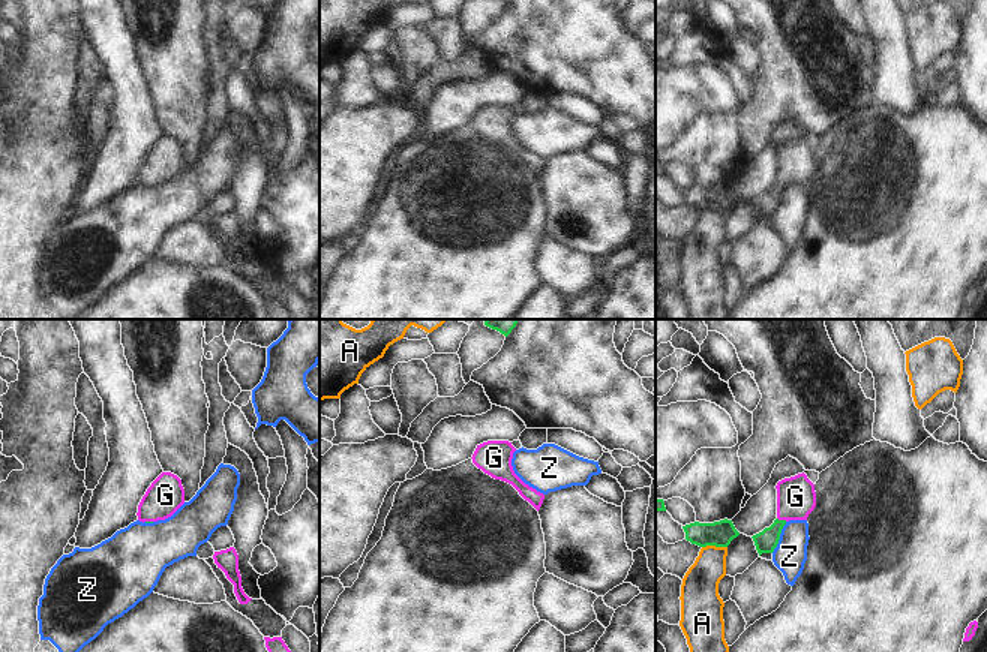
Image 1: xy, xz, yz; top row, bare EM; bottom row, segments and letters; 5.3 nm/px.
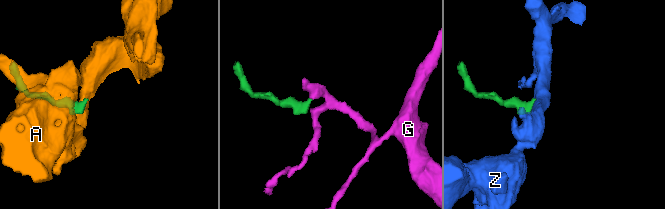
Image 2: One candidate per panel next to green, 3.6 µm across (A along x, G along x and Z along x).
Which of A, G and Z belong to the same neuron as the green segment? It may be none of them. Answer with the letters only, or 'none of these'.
G.

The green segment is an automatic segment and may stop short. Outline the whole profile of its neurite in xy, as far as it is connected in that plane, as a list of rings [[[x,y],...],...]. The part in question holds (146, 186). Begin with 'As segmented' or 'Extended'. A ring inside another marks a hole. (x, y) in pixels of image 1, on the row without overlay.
Extended. [[[162,136],[147,153],[138,169],[138,184],[153,187],[171,181],[184,168],[184,153],[182,144]]]

